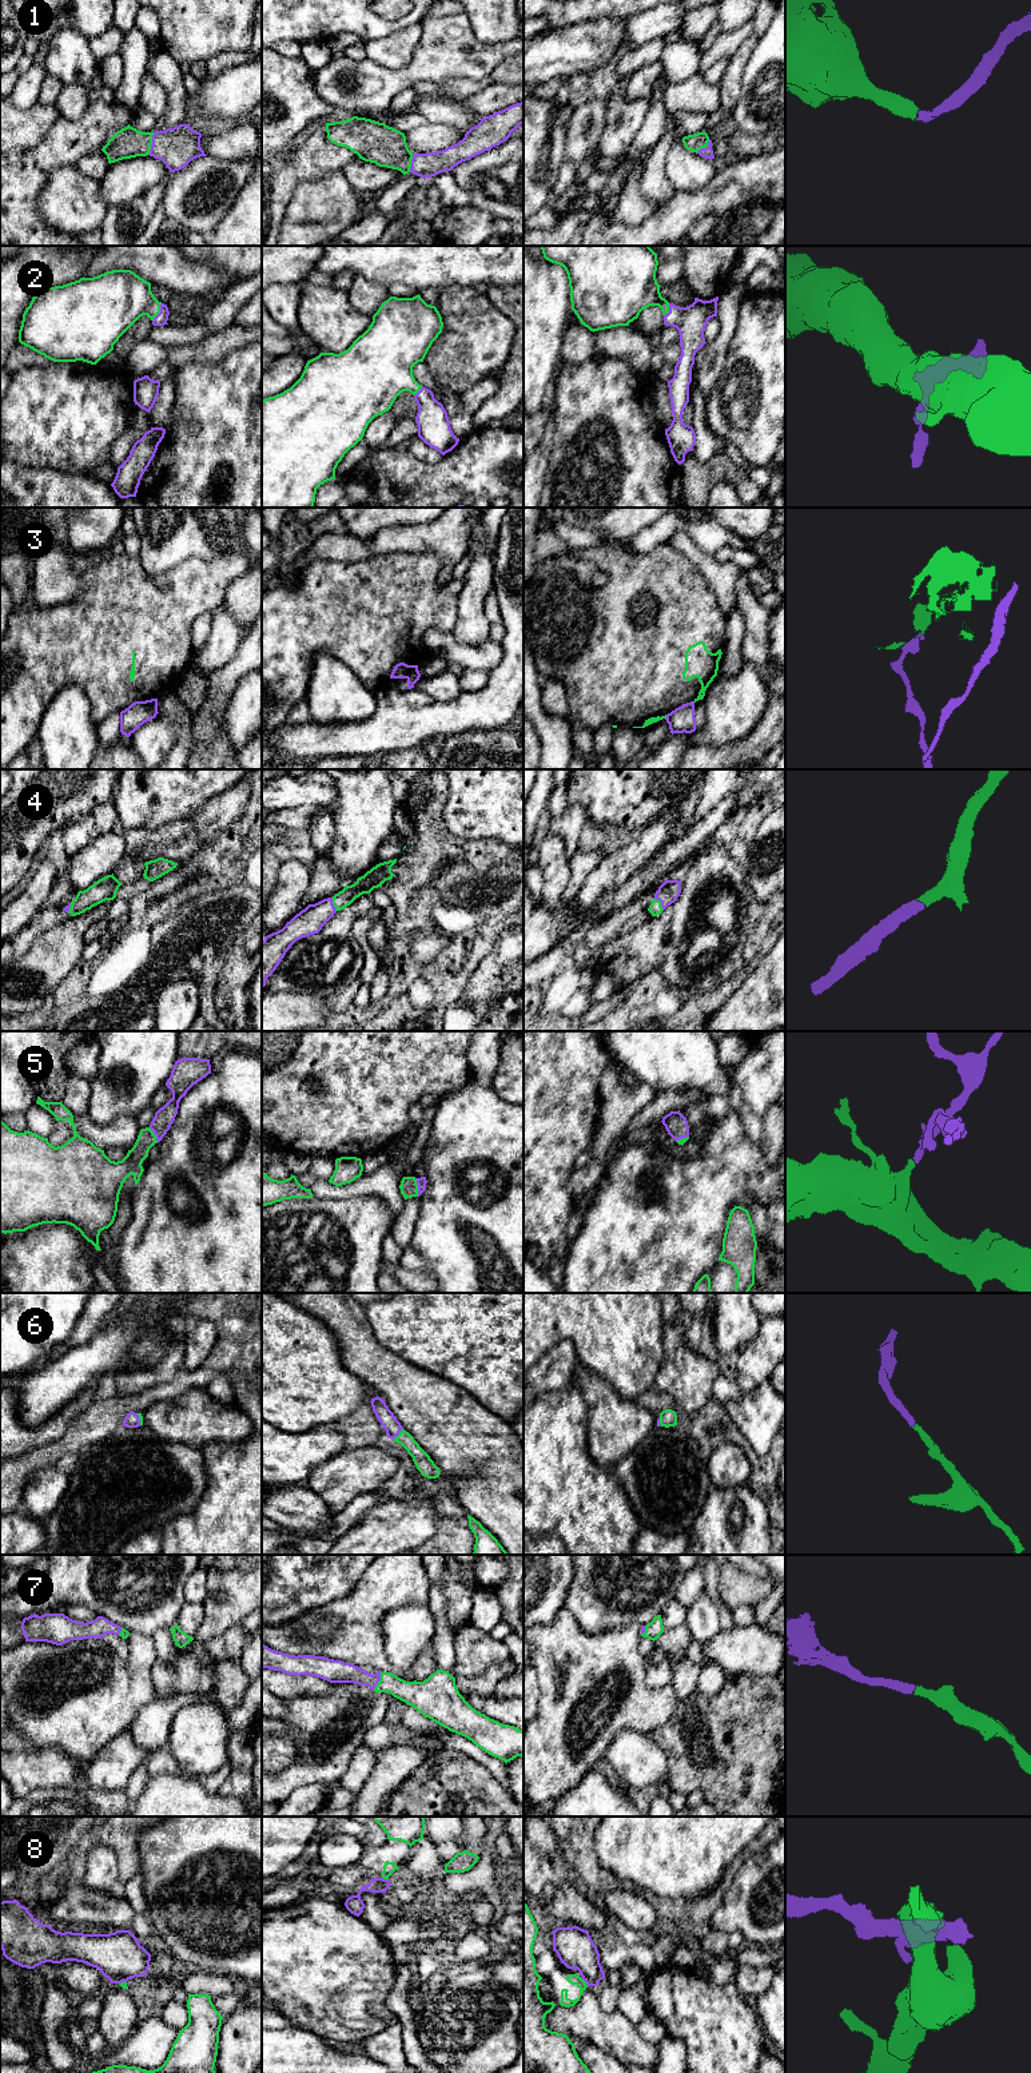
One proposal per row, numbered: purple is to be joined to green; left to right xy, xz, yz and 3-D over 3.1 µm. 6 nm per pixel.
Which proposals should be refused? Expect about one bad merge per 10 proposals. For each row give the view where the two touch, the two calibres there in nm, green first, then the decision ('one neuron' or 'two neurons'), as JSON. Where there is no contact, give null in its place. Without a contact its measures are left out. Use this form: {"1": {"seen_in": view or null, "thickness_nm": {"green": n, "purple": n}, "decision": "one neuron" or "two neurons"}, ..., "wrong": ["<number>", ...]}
{"1": {"seen_in": "xy", "thickness_nm": {"green": 180, "purple": 240}, "decision": "one neuron"}, "2": {"seen_in": "xy", "thickness_nm": {"green": 340, "purple": 80}, "decision": "one neuron"}, "3": {"seen_in": "yz", "thickness_nm": {"green": 40, "purple": 150}, "decision": "two neurons"}, "4": {"seen_in": "yz", "thickness_nm": {"green": 80, "purple": 120}, "decision": "one neuron"}, "5": {"seen_in": "xz", "thickness_nm": {"green": 110, "purple": 60}, "decision": "one neuron"}, "6": {"seen_in": "xz", "thickness_nm": {"green": 100, "purple": 100}, "decision": "one neuron"}, "7": {"seen_in": "xz", "thickness_nm": {"green": 160, "purple": 130}, "decision": "one neuron"}, "8": {"seen_in": "yz", "thickness_nm": {"green": 60, "purple": 220}, "decision": "two neurons"}, "wrong": ["3", "8"]}

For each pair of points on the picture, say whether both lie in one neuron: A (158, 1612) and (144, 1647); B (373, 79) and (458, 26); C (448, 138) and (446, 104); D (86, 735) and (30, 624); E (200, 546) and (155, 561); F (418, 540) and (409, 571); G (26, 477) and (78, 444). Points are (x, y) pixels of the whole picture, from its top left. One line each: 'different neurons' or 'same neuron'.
A: different neurons
B: same neuron
C: different neurons
D: different neurons
E: same neuron
F: different neurons
G: different neurons

